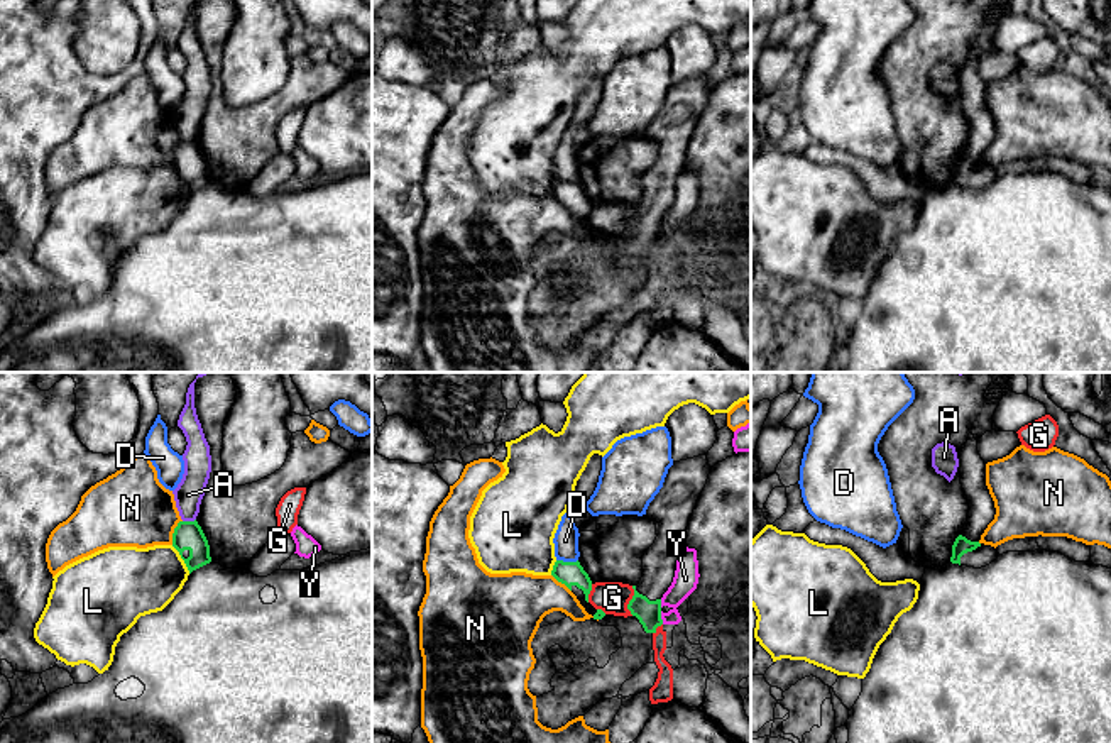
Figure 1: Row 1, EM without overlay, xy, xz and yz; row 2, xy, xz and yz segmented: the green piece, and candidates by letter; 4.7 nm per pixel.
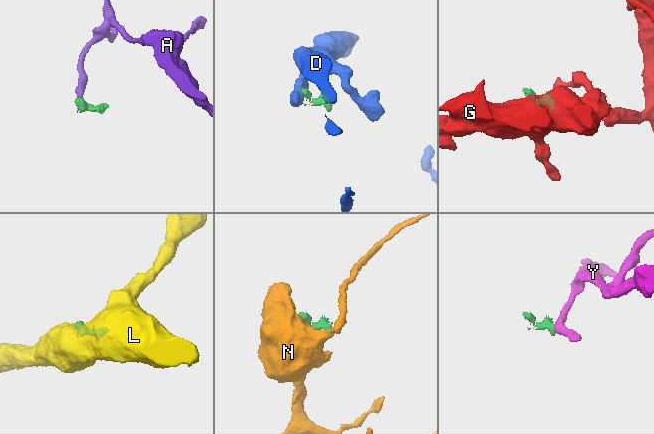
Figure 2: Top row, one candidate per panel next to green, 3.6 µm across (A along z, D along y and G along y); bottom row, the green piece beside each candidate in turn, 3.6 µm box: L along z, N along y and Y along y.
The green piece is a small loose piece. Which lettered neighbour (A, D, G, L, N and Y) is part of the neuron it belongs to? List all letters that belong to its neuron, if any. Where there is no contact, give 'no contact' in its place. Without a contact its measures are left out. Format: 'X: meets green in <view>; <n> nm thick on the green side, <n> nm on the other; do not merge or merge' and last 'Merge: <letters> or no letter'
A: meets green in xy; 140 nm thick on the green side, 140 nm on the other; do not merge
D: meets green in xz; 110 nm thick on the green side, 120 nm on the other; do not merge
G: meets green in xz; 120 nm thick on the green side, 160 nm on the other; do not merge
L: meets green in xy; 140 nm thick on the green side, 320 nm on the other; do not merge
N: meets green in xy; 140 nm thick on the green side, 360 nm on the other; do not merge
Y: meets green in xz; 120 nm thick on the green side, 120 nm on the other; do not merge
Merge: no letter

